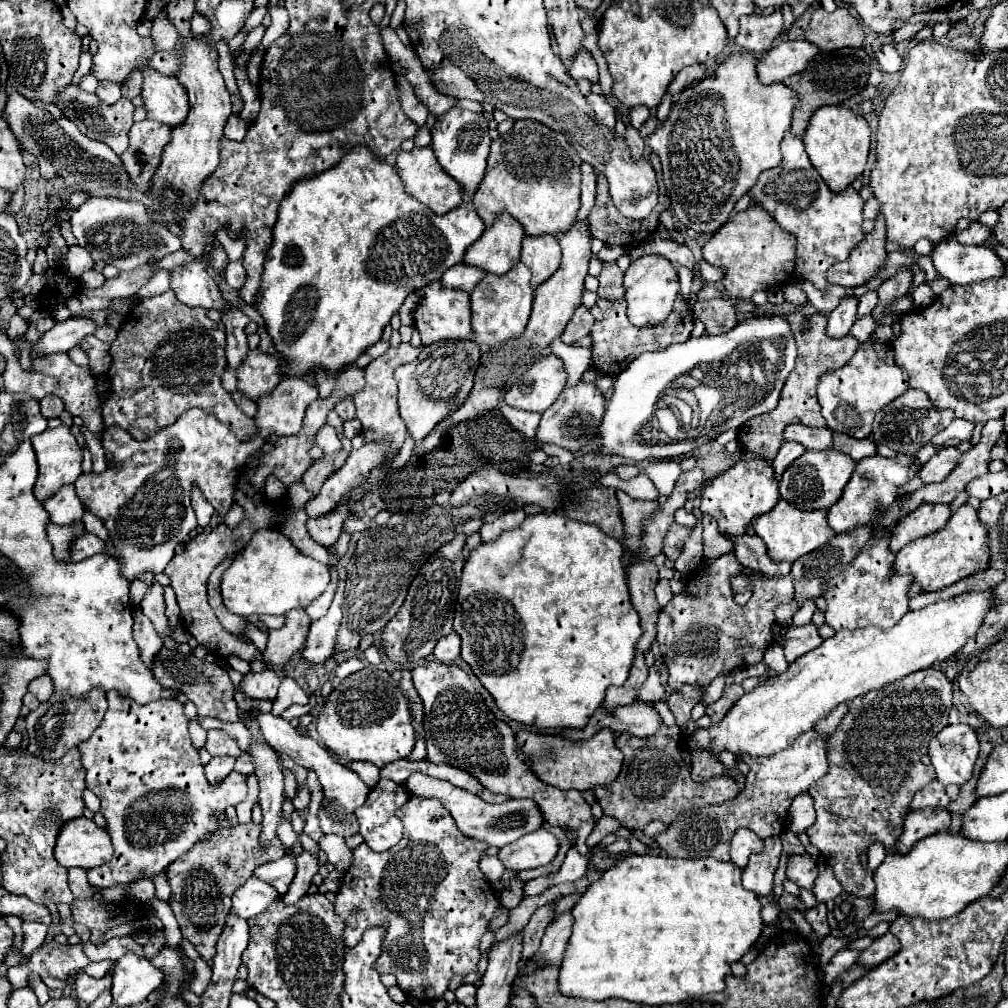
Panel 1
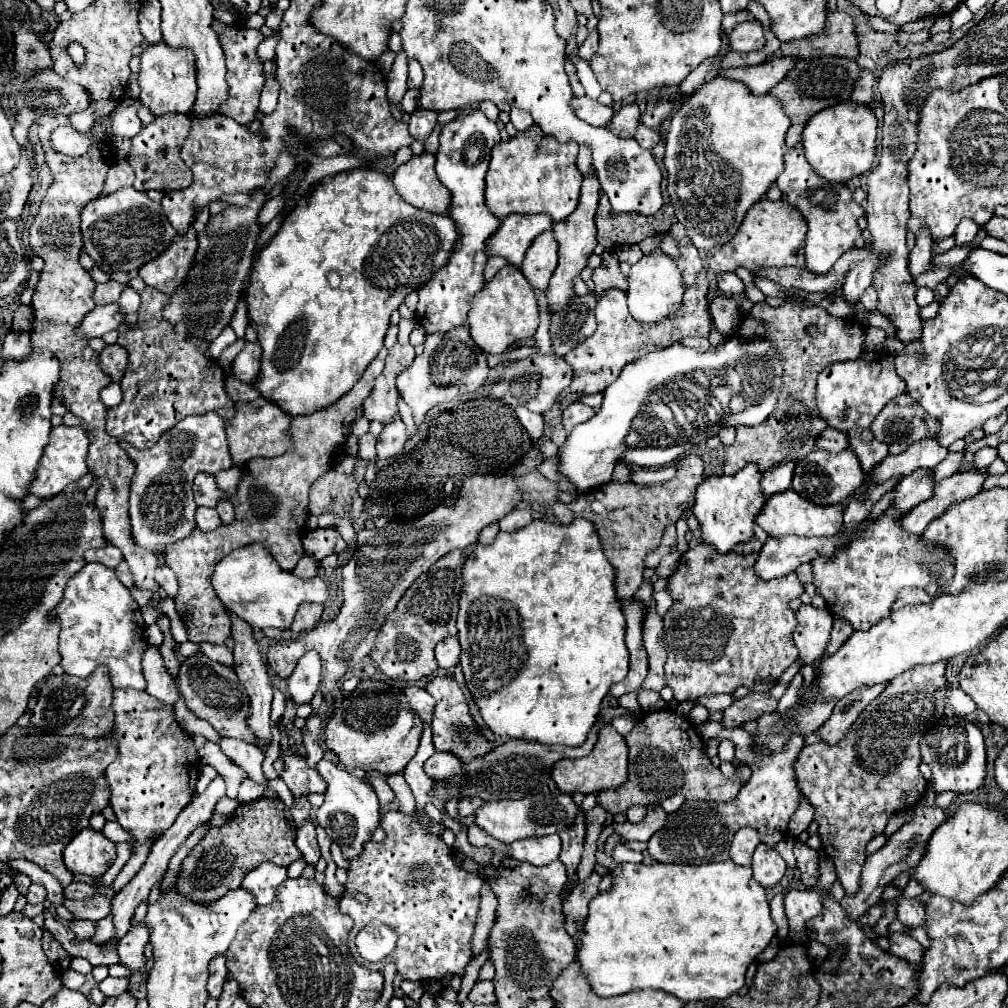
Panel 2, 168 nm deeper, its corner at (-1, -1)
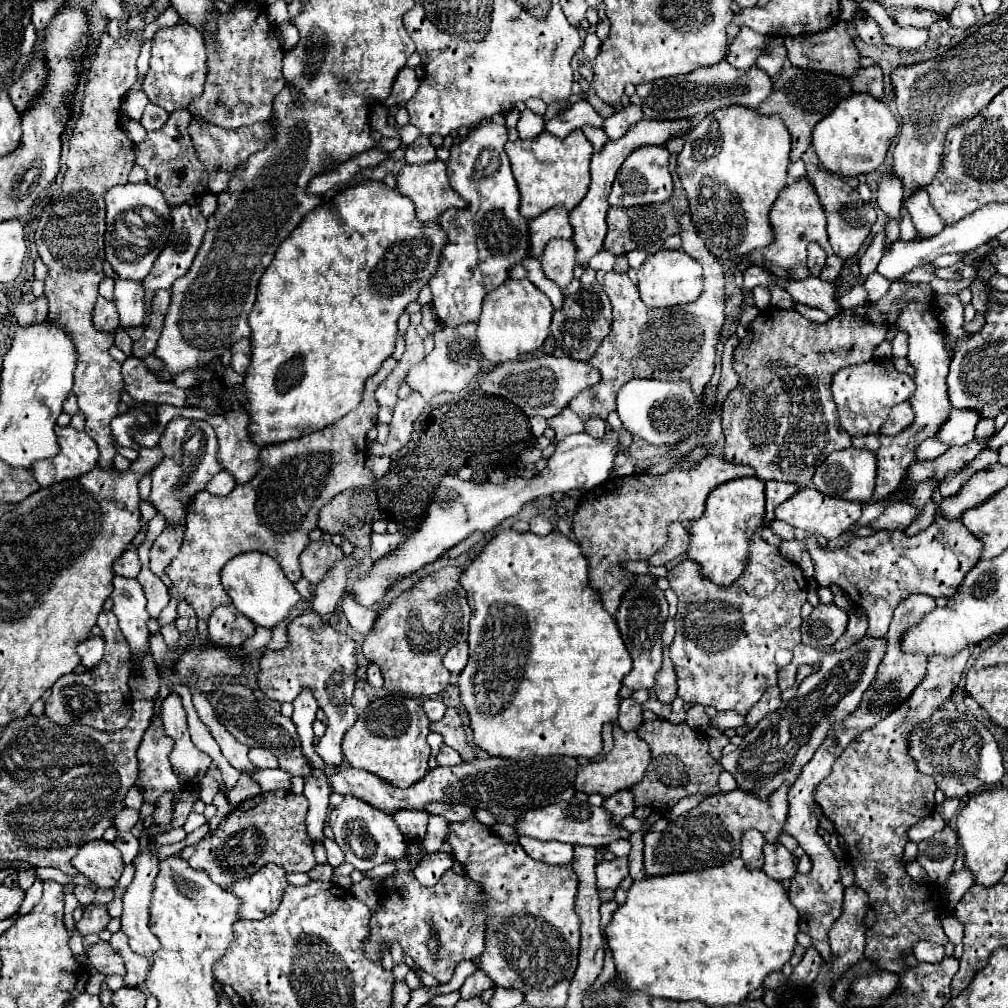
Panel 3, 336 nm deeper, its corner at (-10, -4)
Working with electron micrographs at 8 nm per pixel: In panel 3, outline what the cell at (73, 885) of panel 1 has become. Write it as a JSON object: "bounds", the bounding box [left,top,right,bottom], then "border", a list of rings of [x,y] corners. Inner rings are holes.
{"bounds":[75,886,93,906],"border":[[[75,886],[75,898],[79,900],[79,904],[89,906],[93,902],[93,890],[89,886]]]}

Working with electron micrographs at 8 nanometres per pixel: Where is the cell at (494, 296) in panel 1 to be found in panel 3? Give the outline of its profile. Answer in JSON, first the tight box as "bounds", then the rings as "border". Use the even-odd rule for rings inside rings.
{"bounds":[477,278,553,364],"border":[[[507,278],[499,288],[491,290],[483,300],[483,312],[477,322],[477,342],[485,360],[501,364],[507,360],[517,360],[521,354],[539,348],[549,336],[549,324],[553,316],[553,306],[539,288],[529,280]]]}

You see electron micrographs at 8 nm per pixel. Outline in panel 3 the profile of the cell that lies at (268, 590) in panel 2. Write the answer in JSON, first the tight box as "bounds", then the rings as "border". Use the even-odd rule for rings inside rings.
{"bounds":[221,552,301,630],"border":[[[245,552],[231,558],[221,570],[221,582],[225,592],[231,596],[233,606],[241,614],[245,614],[253,624],[269,630],[283,622],[289,616],[291,608],[301,602],[301,596],[295,590],[293,582],[289,582],[279,564],[263,552]]]}

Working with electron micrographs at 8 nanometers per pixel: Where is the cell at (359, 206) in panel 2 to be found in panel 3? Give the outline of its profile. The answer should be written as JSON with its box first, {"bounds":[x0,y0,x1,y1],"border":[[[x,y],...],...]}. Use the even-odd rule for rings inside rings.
{"bounds":[243,180,447,446],"border":[[[367,180],[363,184],[357,184],[353,188],[341,190],[333,196],[333,204],[321,204],[315,210],[311,210],[301,224],[281,242],[281,246],[275,252],[275,258],[271,266],[263,272],[259,288],[257,288],[257,302],[249,314],[249,326],[253,330],[251,344],[253,344],[253,360],[249,364],[249,370],[243,380],[243,388],[247,392],[247,404],[245,410],[251,416],[251,436],[259,446],[267,446],[273,442],[285,442],[289,438],[301,438],[305,434],[311,434],[315,430],[321,430],[335,420],[343,418],[347,412],[355,410],[361,402],[363,386],[369,376],[373,376],[383,360],[393,354],[395,340],[397,340],[397,318],[403,314],[403,310],[417,300],[421,288],[431,280],[431,276],[439,268],[439,256],[443,250],[443,244],[447,242],[447,234],[439,228],[437,222],[419,222],[415,214],[415,206],[409,198],[401,196],[397,190],[385,186],[383,182]]]}

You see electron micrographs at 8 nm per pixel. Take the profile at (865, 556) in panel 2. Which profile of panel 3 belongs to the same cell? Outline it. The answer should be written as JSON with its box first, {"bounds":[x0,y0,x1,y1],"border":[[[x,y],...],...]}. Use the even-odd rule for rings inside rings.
{"bounds":[807,520,983,638],"border":[[[935,520],[927,530],[919,532],[915,536],[907,536],[903,530],[879,530],[867,538],[853,538],[851,544],[841,550],[823,550],[811,542],[815,542],[815,538],[807,536],[807,544],[811,550],[809,554],[815,564],[815,582],[819,586],[827,586],[827,588],[839,586],[855,606],[863,608],[863,612],[867,614],[867,622],[869,622],[867,636],[875,636],[875,638],[885,638],[891,618],[893,618],[893,610],[909,594],[951,598],[955,594],[957,586],[963,582],[965,574],[977,564],[979,554],[983,550],[981,542],[971,532],[967,532],[967,528],[963,528],[963,524],[959,520]]]}

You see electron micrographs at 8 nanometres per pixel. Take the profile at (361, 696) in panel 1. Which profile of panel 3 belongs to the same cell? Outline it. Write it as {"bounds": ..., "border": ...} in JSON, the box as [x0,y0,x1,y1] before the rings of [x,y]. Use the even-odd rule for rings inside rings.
{"bounds":[343,694,431,788],"border":[[[399,694],[377,698],[359,714],[353,728],[347,730],[347,736],[343,738],[343,754],[353,768],[373,772],[393,786],[407,788],[423,778],[429,770],[429,724],[431,722],[415,698]]]}

